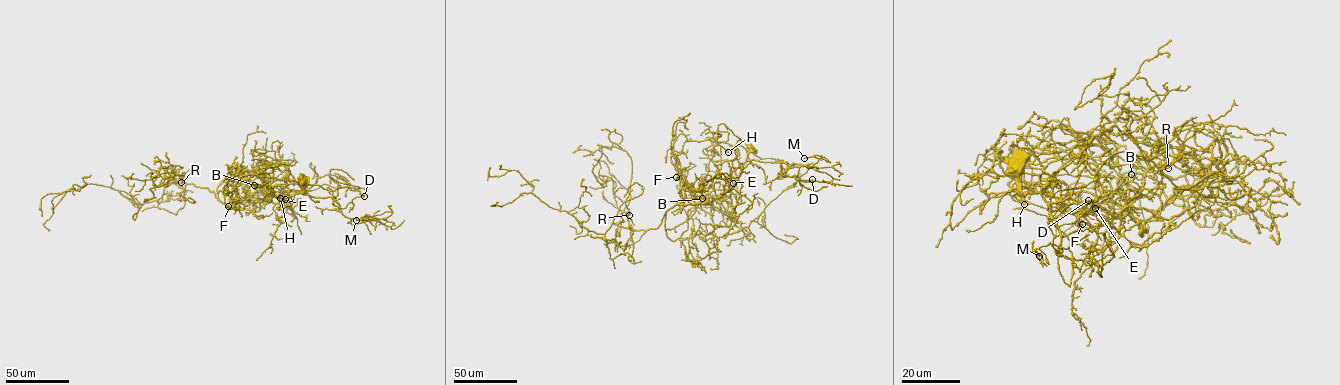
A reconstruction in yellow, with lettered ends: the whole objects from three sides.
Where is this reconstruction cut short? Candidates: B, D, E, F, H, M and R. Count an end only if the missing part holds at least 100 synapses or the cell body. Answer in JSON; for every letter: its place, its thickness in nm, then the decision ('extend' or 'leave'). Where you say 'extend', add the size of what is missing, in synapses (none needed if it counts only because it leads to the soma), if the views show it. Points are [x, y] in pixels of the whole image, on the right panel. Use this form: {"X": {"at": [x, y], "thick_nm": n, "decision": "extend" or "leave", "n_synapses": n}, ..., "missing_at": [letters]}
{"B": {"at": [1131, 174], "thick_nm": 160, "decision": "leave"}, "D": {"at": [1088, 200], "thick_nm": 380, "decision": "leave"}, "E": {"at": [1095, 208], "thick_nm": 130, "decision": "leave"}, "F": {"at": [1082, 224], "thick_nm": 160, "decision": "leave"}, "H": {"at": [1024, 204], "thick_nm": 550, "decision": "leave"}, "M": {"at": [1039, 256], "thick_nm": 140, "decision": "leave"}, "R": {"at": [1168, 168], "thick_nm": 320, "decision": "leave"}, "missing_at": []}

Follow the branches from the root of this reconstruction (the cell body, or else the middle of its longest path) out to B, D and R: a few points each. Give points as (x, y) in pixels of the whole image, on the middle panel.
B: (751, 148), (731, 188), (709, 204), (702, 198)
D: (751, 148), (743, 164), (753, 159), (784, 162), (788, 167), (781, 175), (795, 175), (804, 182), (812, 179)
R: (751, 148), (734, 184), (720, 196), (704, 204), (676, 204), (655, 229), (618, 225), (621, 213), (629, 215)

